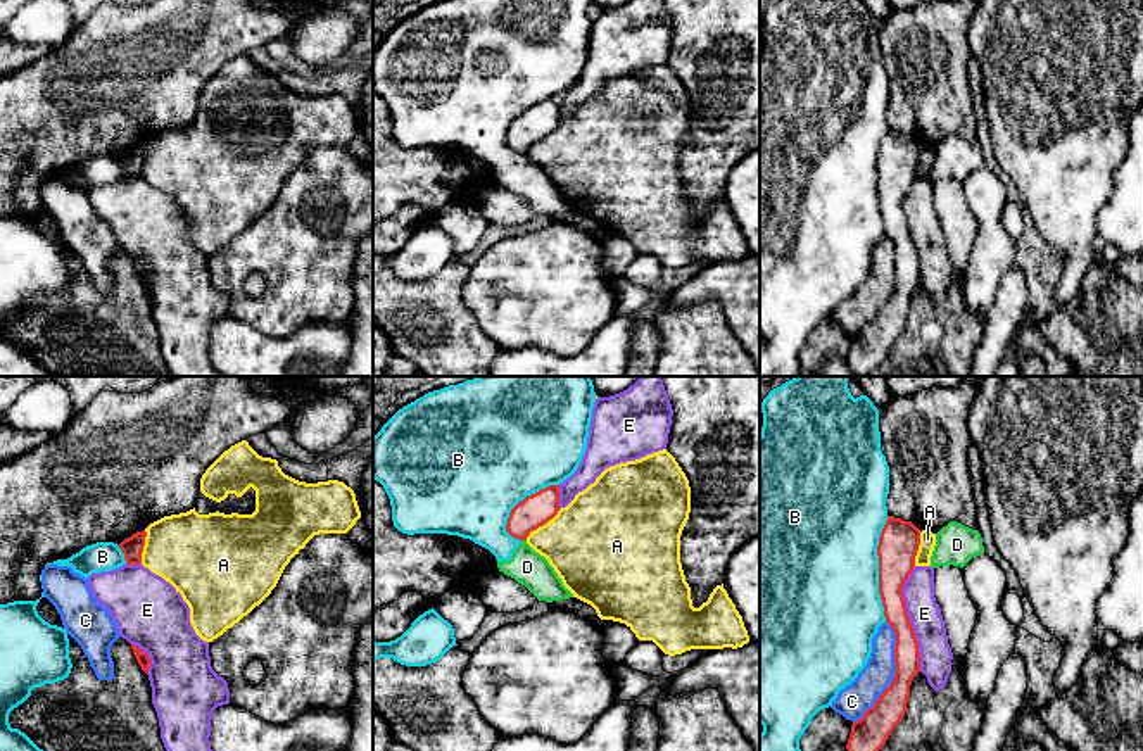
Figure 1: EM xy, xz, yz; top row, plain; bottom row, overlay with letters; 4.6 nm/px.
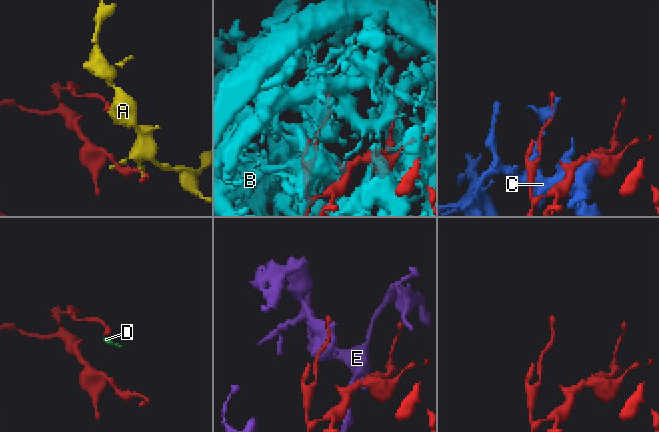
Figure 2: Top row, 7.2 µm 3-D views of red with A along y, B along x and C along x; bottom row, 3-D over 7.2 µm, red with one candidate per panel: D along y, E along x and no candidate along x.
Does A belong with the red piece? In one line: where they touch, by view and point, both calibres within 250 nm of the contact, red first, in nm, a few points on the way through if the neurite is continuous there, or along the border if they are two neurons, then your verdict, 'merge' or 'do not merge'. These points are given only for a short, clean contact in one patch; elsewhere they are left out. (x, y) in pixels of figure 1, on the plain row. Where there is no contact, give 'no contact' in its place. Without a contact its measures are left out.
contact xz (543, 137); calibres 150 and 420 nm; do not merge

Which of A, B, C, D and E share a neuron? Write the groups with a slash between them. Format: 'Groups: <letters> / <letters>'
Groups: A / B D / C / E

